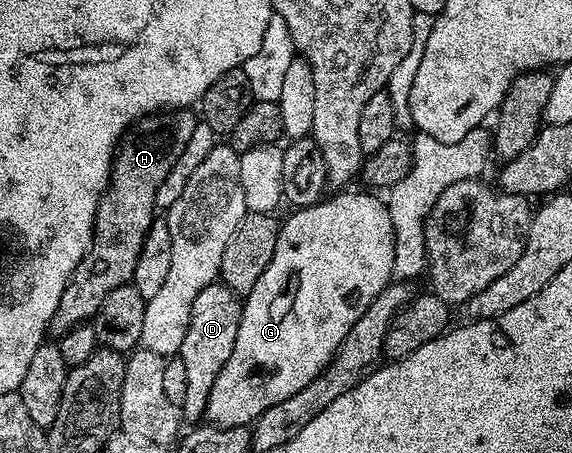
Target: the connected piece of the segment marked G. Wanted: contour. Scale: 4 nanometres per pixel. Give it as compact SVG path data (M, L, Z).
M351 190L335 193L332 199L324 198L312 207L292 210L290 212L292 215L287 220L285 218L282 220L277 237L277 249L273 249L273 261L269 261L265 273L261 273L261 277L257 277L257 285L253 285L253 289L248 291L243 299L241 329L237 329L237 345L233 345L233 353L229 356L229 361L225 361L225 369L221 369L221 373L217 373L217 381L213 381L213 393L209 393L206 418L214 426L247 427L254 424L255 420L261 417L261 413L265 413L265 409L269 409L273 405L281 405L281 401L293 397L293 393L301 393L301 389L305 389L305 385L309 385L309 381L313 381L329 366L341 341L345 341L345 333L349 333L349 329L353 329L357 317L361 317L361 313L365 313L365 309L369 309L369 305L373 305L373 297L377 297L377 293L381 293L388 283L392 282L393 241L395 238L393 237L393 221L389 221L386 202L380 196L379 199L375 196L378 194L369 193L373 195L366 195L363 191Z

